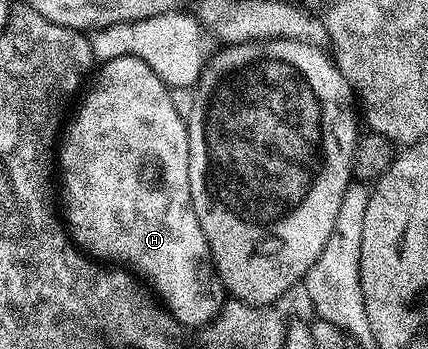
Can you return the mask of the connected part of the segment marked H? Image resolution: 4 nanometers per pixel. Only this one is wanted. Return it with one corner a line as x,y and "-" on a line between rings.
130,55
107,59
96,68
96,75
97,80
88,84
85,100
78,105
73,120
71,115
59,139
63,222
74,244
88,258
128,269
148,284
182,328
203,328
219,314
227,292
213,268
211,249
191,201
188,122
179,117
171,102
170,87
147,61

